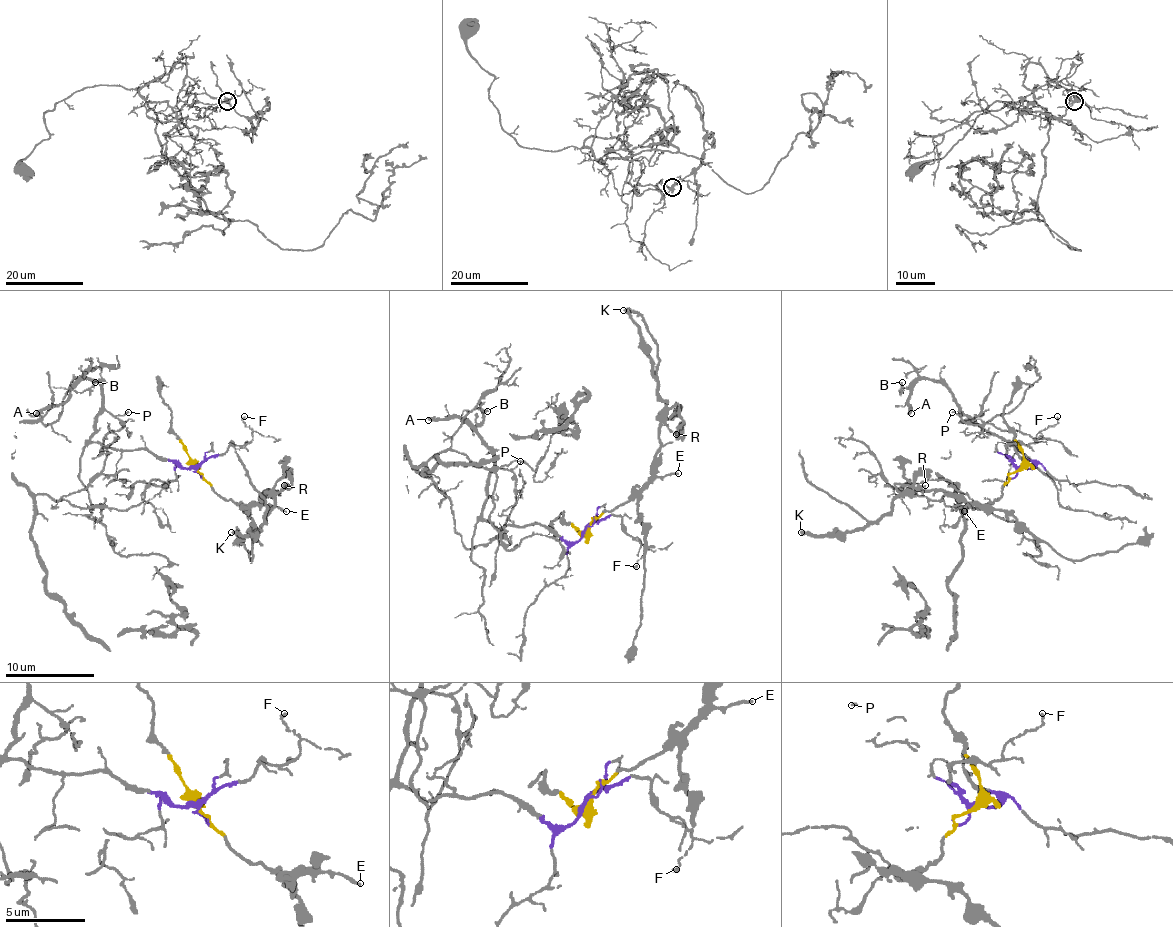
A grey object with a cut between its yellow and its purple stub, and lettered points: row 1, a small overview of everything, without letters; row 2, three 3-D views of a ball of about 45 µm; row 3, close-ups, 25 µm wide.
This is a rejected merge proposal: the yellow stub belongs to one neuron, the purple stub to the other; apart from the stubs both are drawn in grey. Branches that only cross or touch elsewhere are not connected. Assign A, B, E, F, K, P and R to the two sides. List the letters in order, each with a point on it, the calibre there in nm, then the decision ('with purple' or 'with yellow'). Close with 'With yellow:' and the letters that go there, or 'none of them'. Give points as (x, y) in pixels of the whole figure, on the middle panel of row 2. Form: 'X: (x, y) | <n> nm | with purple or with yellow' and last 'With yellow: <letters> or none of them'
A: (428, 420) | 300 nm | with purple
B: (487, 411) | 110 nm | with purple
E: (678, 473) | 180 nm | with yellow
F: (636, 566) | 130 nm | with purple
K: (623, 310) | 280 nm | with yellow
P: (520, 461) | 110 nm | with purple
R: (676, 434) | 160 nm | with yellow
With yellow: E, K, R

